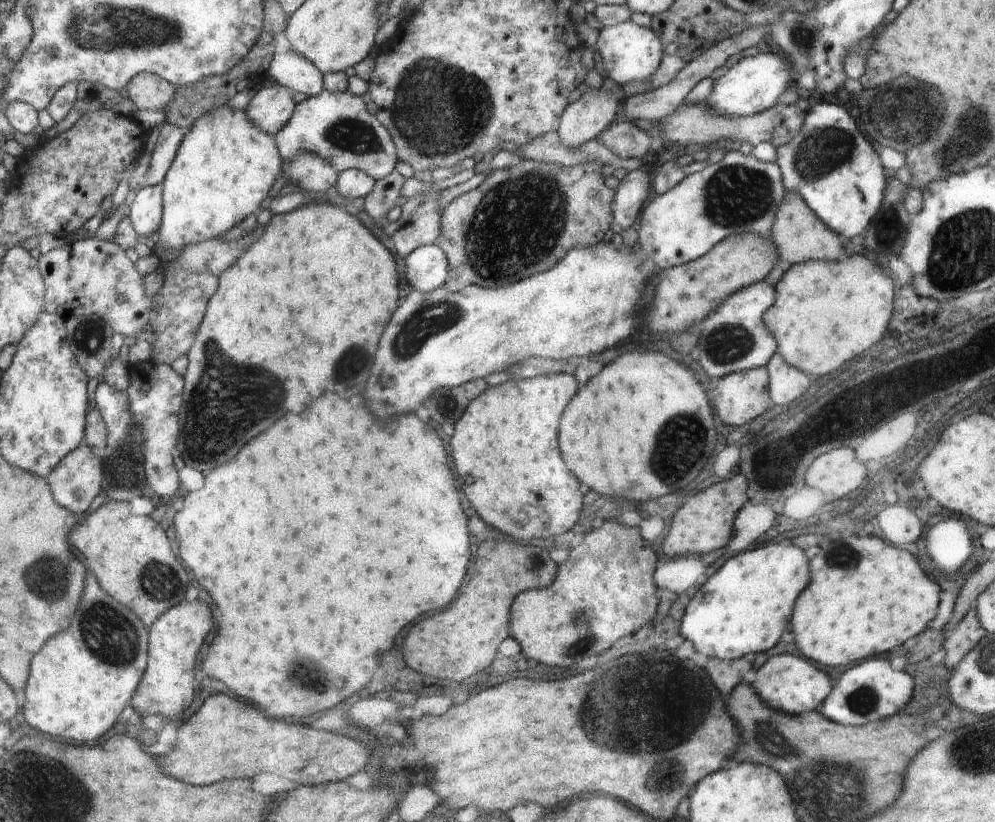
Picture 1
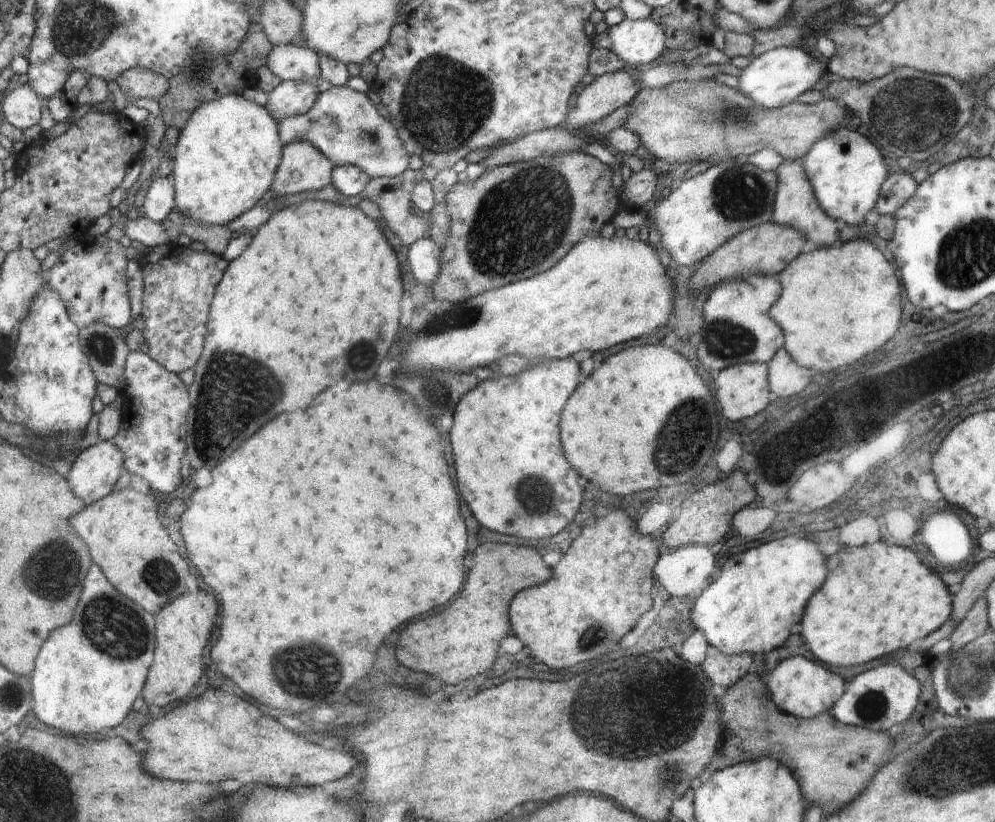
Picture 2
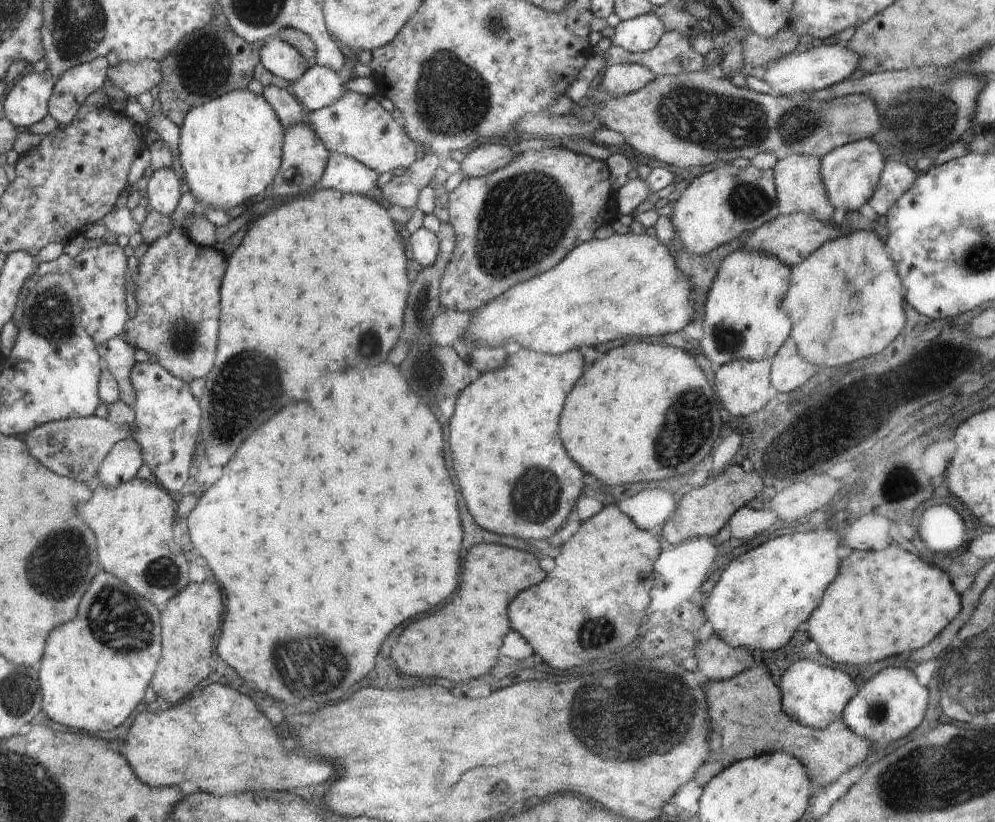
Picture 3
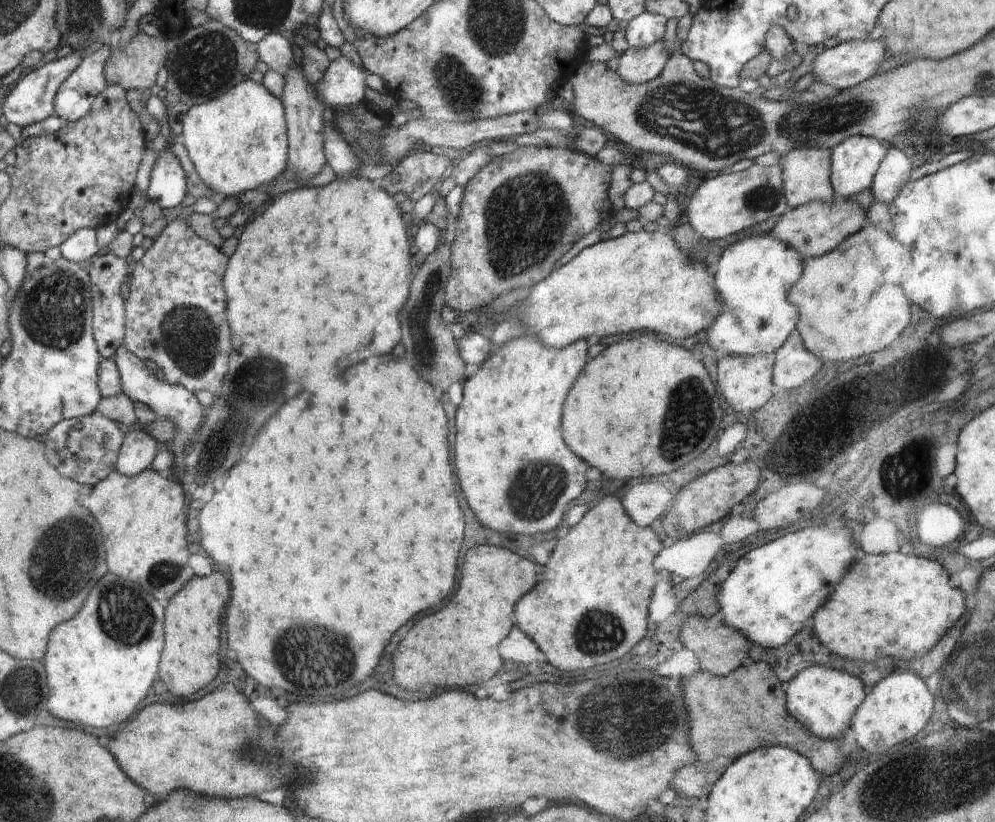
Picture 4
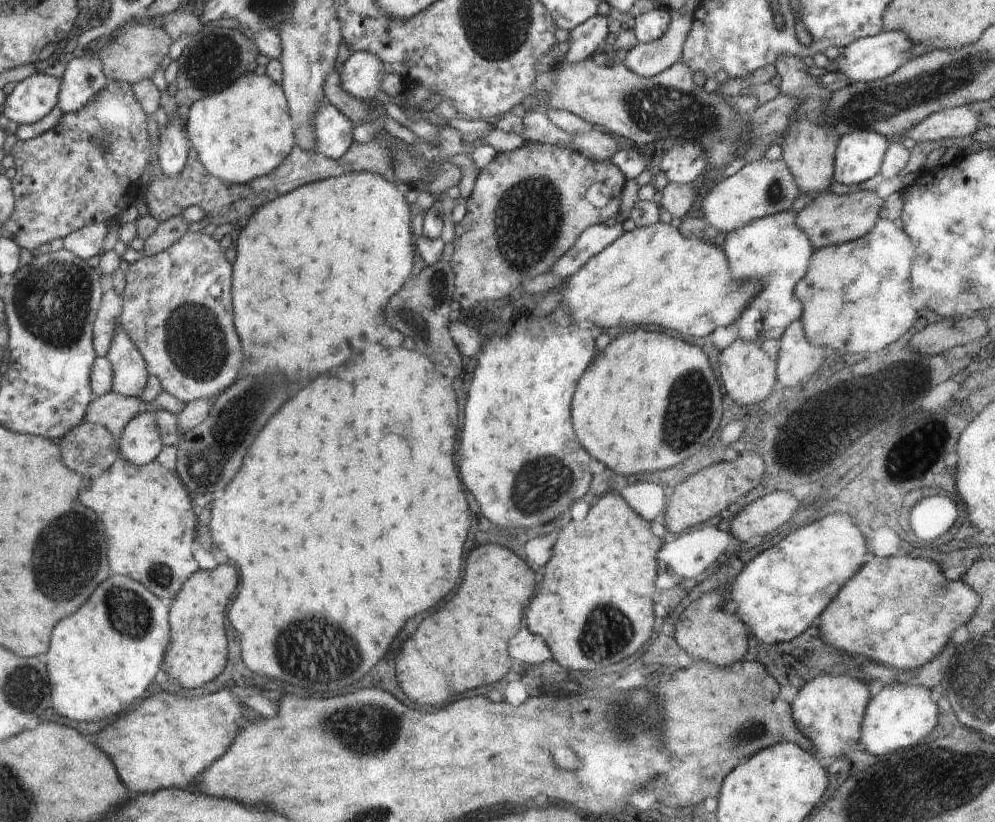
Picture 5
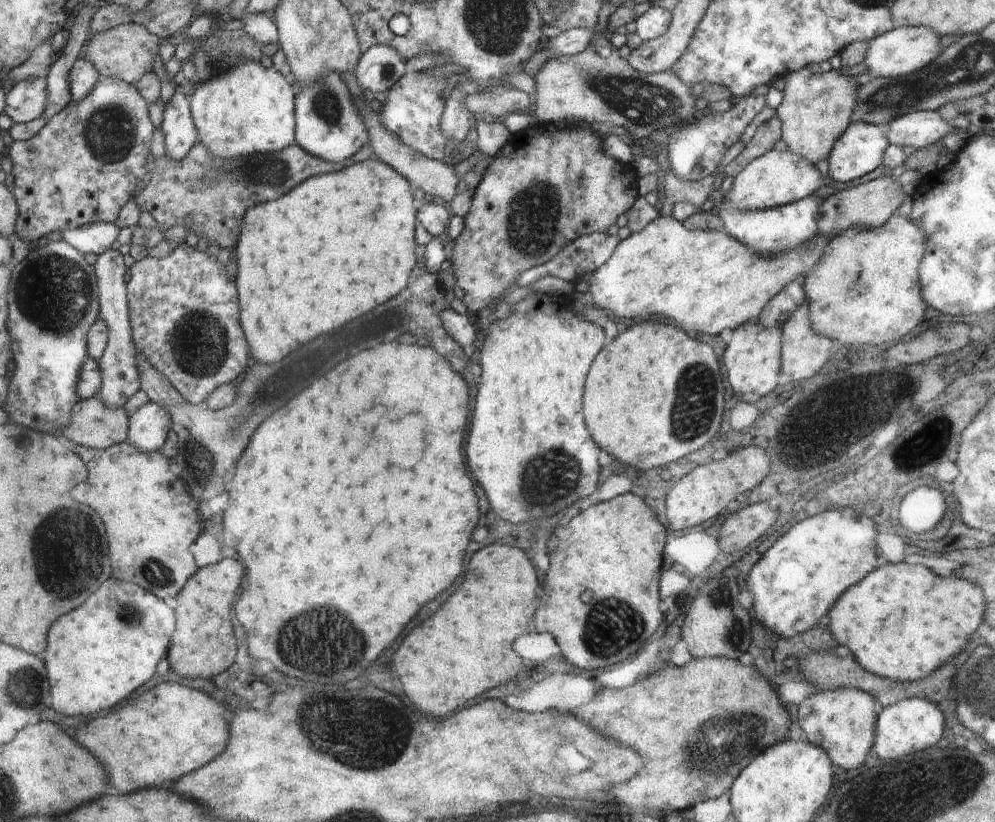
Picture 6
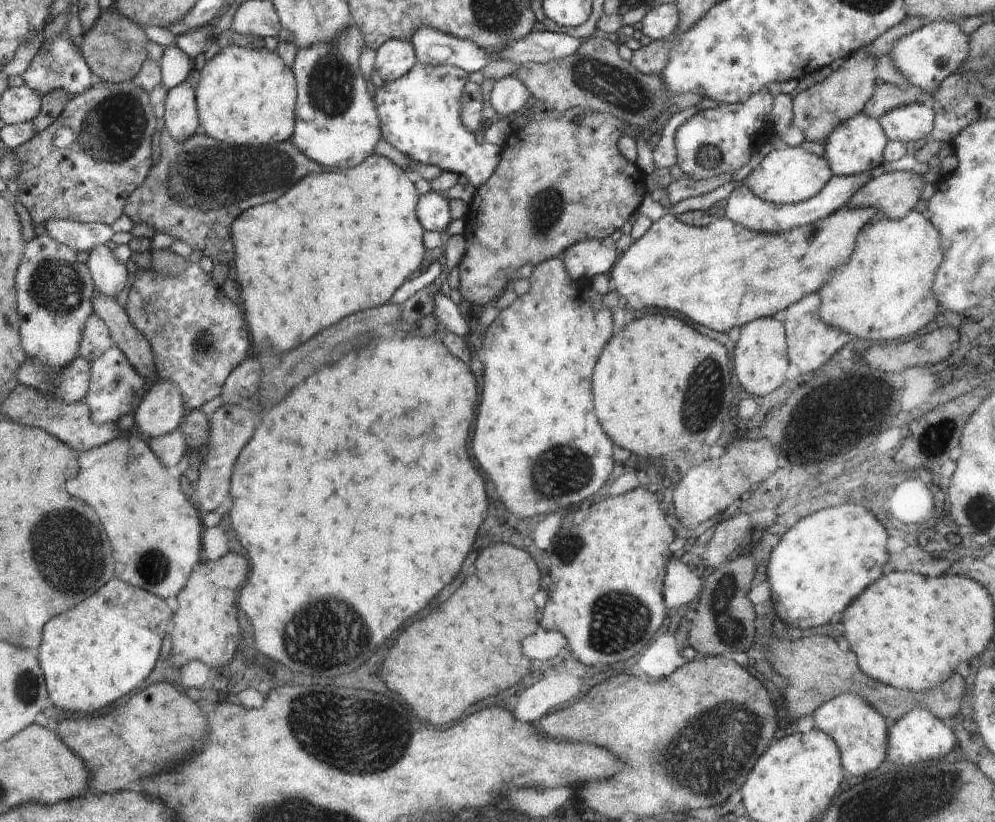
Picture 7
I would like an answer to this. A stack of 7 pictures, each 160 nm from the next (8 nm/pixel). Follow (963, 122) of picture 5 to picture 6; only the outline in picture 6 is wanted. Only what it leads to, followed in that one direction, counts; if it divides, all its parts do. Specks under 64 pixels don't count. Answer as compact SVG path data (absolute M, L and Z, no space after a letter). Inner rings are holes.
M915 110L898 118L893 118L886 127L883 128L886 138L890 145L898 145L899 147L914 146L921 149L934 143L938 143L942 137L946 136L952 129L950 124L944 117L940 116L938 111Z

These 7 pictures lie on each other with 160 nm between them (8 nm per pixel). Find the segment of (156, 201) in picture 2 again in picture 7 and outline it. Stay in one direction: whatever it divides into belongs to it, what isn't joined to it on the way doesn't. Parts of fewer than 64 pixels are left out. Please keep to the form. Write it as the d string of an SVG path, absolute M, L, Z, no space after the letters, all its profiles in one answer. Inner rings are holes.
M188 80L170 87L165 101L165 127L175 141L182 142L198 132L199 112L196 112L194 88Z

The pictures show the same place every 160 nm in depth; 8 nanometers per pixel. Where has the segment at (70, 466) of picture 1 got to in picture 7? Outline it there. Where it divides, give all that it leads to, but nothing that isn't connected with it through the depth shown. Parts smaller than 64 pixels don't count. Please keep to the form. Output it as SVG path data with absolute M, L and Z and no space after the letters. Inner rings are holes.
M158 379L136 411L134 431L147 440L164 436L179 427L186 414L179 386Z

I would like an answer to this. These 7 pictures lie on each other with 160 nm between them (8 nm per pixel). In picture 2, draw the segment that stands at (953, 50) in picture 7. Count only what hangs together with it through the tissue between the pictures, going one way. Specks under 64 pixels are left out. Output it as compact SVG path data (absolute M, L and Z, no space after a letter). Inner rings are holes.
M799 46L776 47L757 56L750 66L743 69L736 89L753 103L775 109L796 101L800 94L814 89L816 82L826 71L828 68L820 61L820 57L813 57Z

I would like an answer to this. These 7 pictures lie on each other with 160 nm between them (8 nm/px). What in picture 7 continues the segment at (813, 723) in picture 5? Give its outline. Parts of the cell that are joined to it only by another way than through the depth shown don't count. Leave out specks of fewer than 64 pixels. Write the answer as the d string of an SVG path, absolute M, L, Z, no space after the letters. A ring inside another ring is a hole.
M854 693L838 695L828 704L816 708L814 729L828 733L832 737L841 754L841 765L845 772L852 776L866 776L876 770L884 758L887 758L887 742L889 722L874 707L870 706L860 695Z

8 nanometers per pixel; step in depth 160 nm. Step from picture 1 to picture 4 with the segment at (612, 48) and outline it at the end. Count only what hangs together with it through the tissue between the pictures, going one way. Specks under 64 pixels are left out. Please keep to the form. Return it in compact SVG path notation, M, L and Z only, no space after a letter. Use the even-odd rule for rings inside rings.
M644 11L628 21L625 37L628 44L634 48L646 48L656 41L662 40L668 19L661 14Z

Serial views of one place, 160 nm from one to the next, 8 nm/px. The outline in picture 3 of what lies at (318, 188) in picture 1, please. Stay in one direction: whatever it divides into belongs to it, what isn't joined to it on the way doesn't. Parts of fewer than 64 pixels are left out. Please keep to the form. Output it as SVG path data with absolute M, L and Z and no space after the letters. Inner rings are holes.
M300 122L299 125L287 128L287 136L284 138L283 167L279 171L275 181L264 192L264 197L290 198L298 192L310 192L314 184L318 184L326 173L331 153L324 146L323 140L316 135L308 122Z

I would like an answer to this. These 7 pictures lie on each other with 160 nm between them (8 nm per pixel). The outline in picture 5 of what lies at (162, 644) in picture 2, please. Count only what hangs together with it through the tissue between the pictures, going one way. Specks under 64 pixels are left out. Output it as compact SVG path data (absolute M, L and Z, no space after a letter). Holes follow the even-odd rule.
M220 564L214 570L198 570L195 572L196 578L180 590L180 598L172 602L172 650L168 650L168 658L164 658L164 672L172 678L176 678L184 688L196 688L204 685L206 680L216 678L228 660L228 640L226 640L227 628L224 628L226 622L226 606L230 602L230 596L236 592L238 586L238 572L230 564ZM200 652L200 668L198 664L194 666L194 658Z

